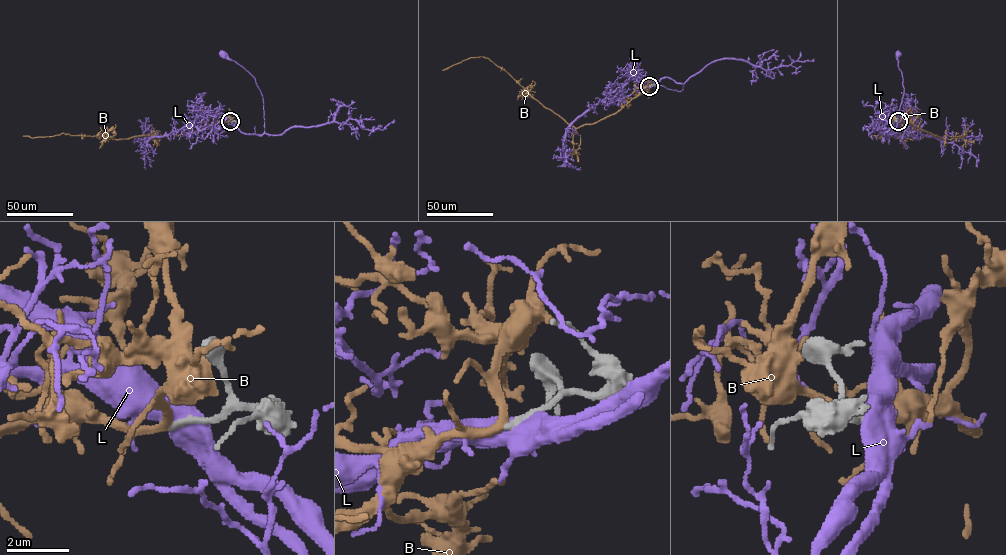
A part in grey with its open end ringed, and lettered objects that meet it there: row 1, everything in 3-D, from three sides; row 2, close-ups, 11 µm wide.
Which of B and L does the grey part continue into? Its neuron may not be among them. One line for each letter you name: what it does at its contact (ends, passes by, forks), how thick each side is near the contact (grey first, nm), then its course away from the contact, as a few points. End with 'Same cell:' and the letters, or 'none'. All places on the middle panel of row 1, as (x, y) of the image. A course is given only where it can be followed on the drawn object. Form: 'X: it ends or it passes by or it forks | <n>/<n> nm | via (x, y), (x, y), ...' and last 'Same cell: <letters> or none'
Same cell: none

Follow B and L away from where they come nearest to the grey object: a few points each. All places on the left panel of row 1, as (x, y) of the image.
B: (230, 121), (158, 137), (140, 135), (115, 139), (64, 133), (23, 136)
L: (231, 121), (245, 133), (262, 134), (264, 131), (263, 97), (255, 79), (223, 55)

